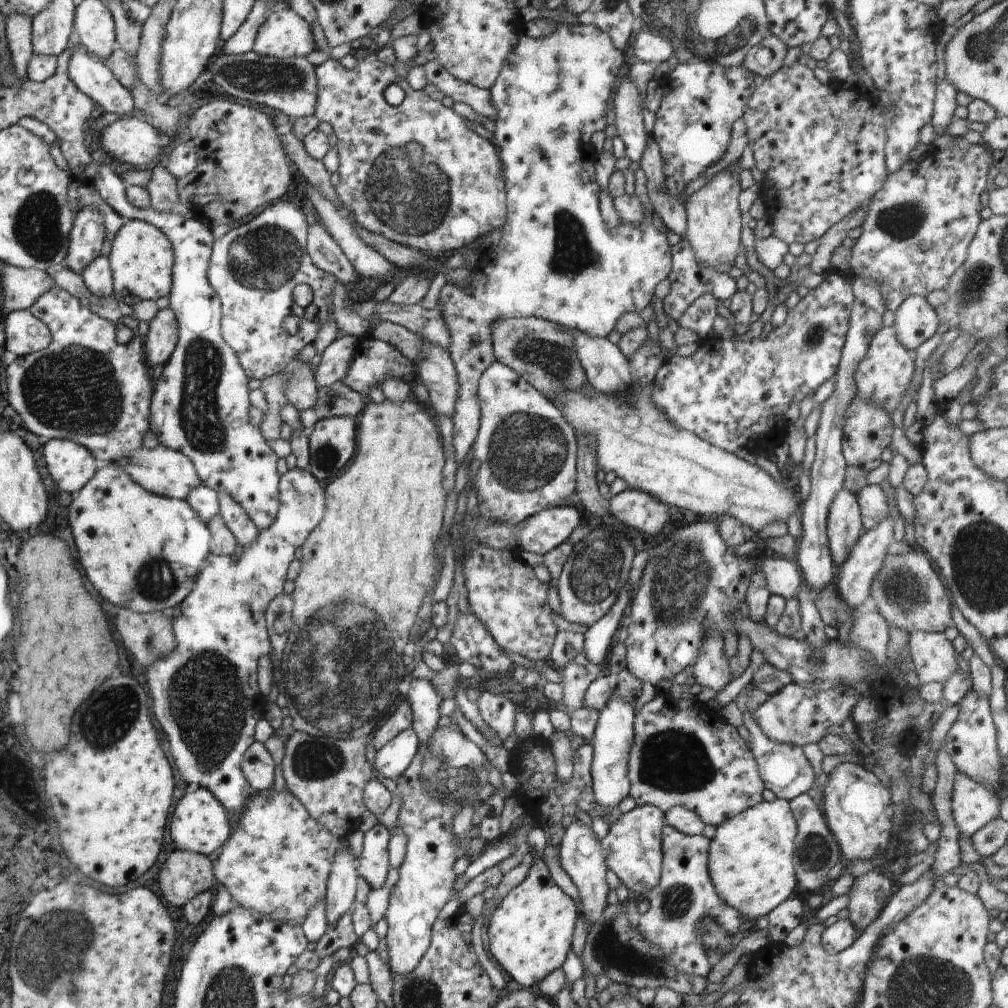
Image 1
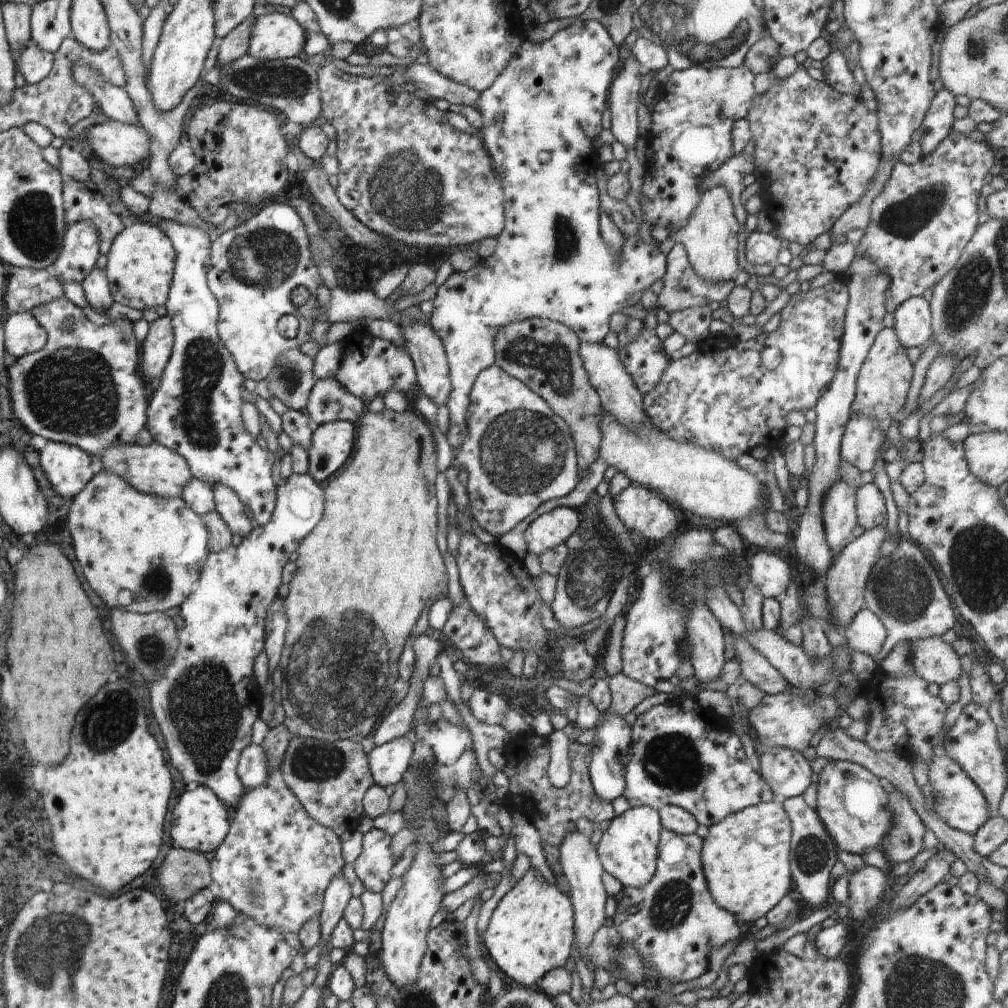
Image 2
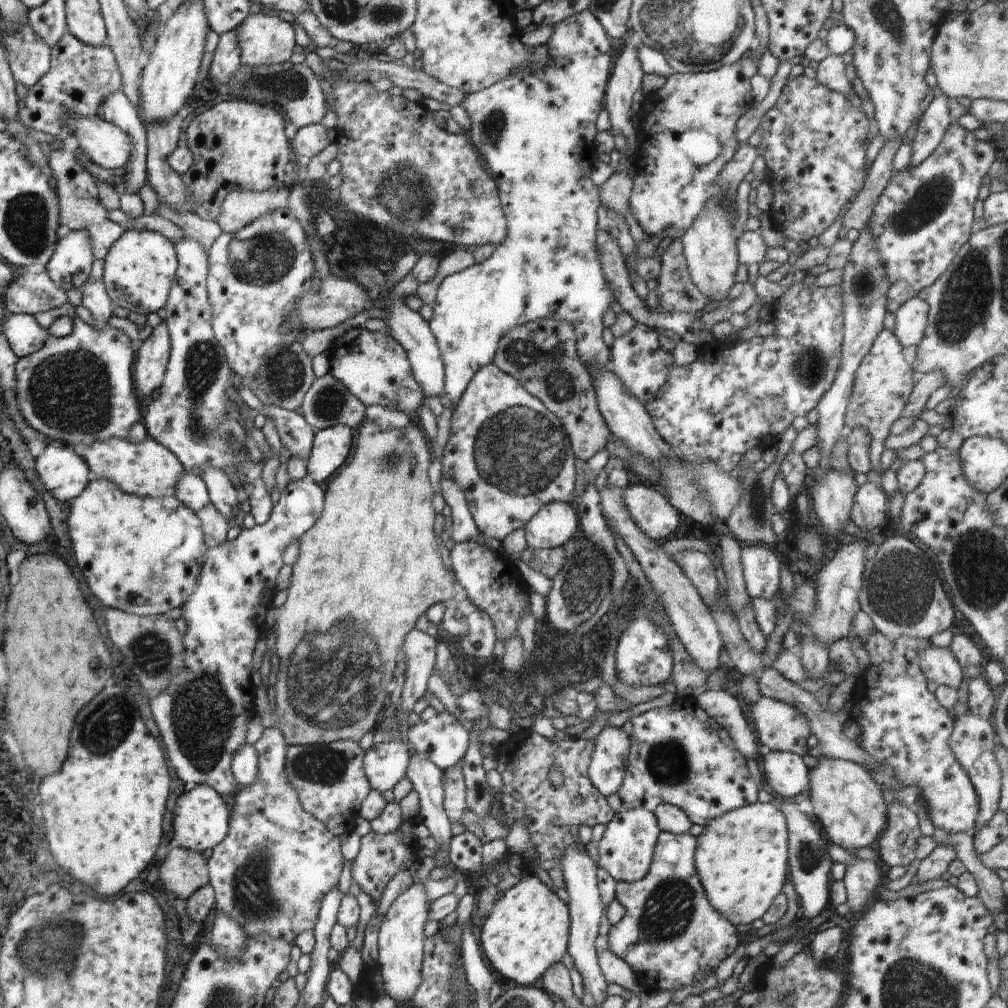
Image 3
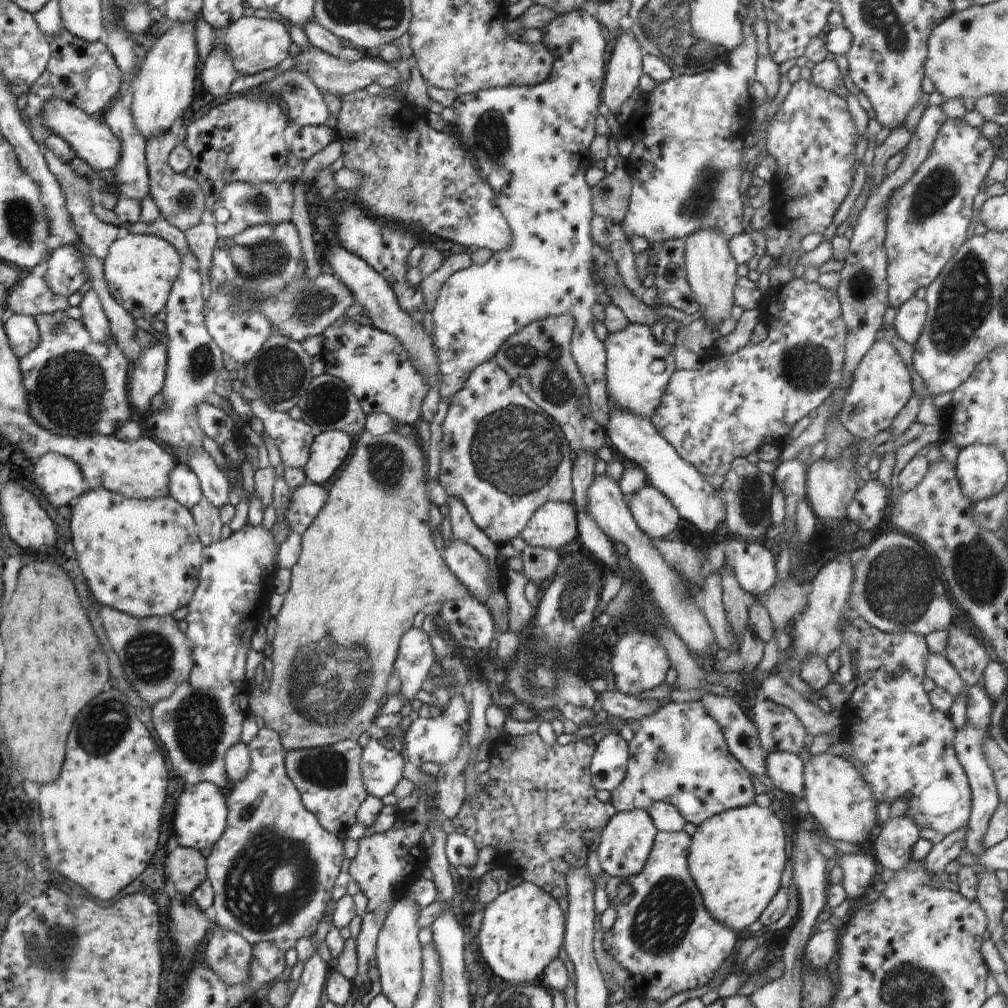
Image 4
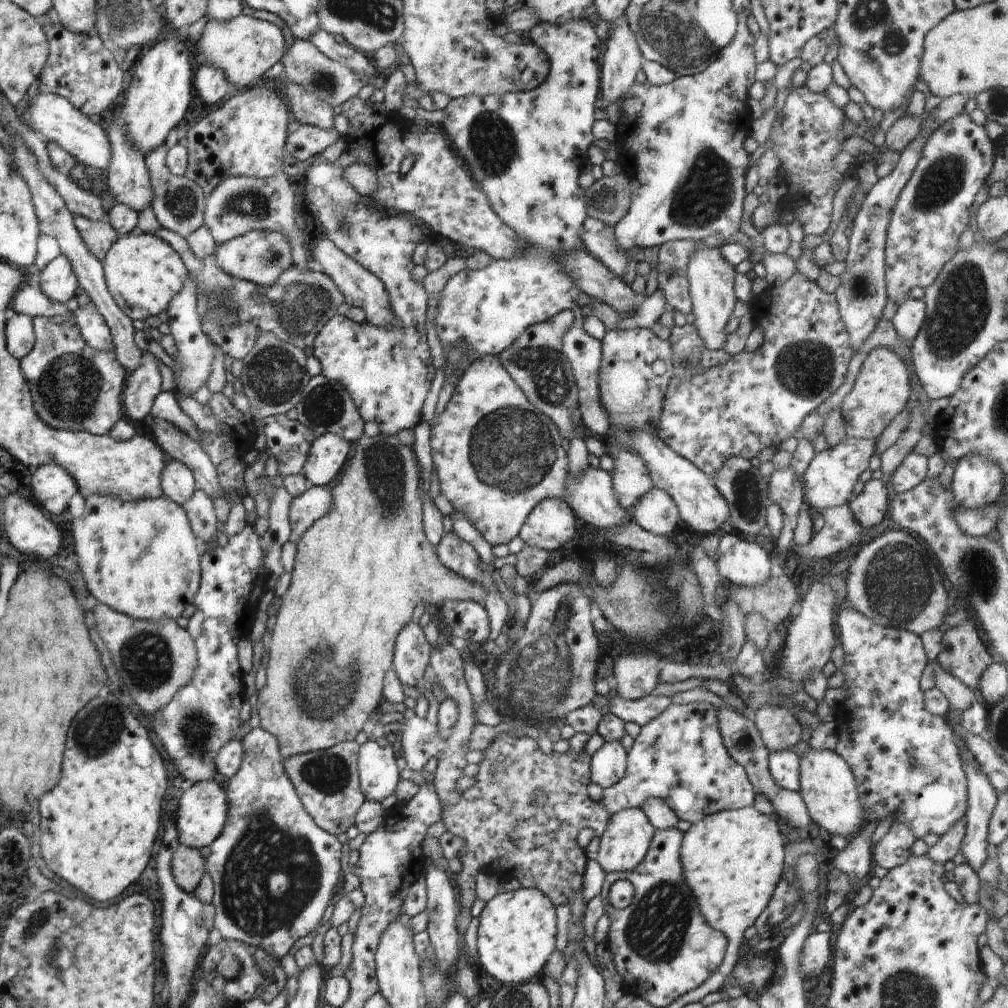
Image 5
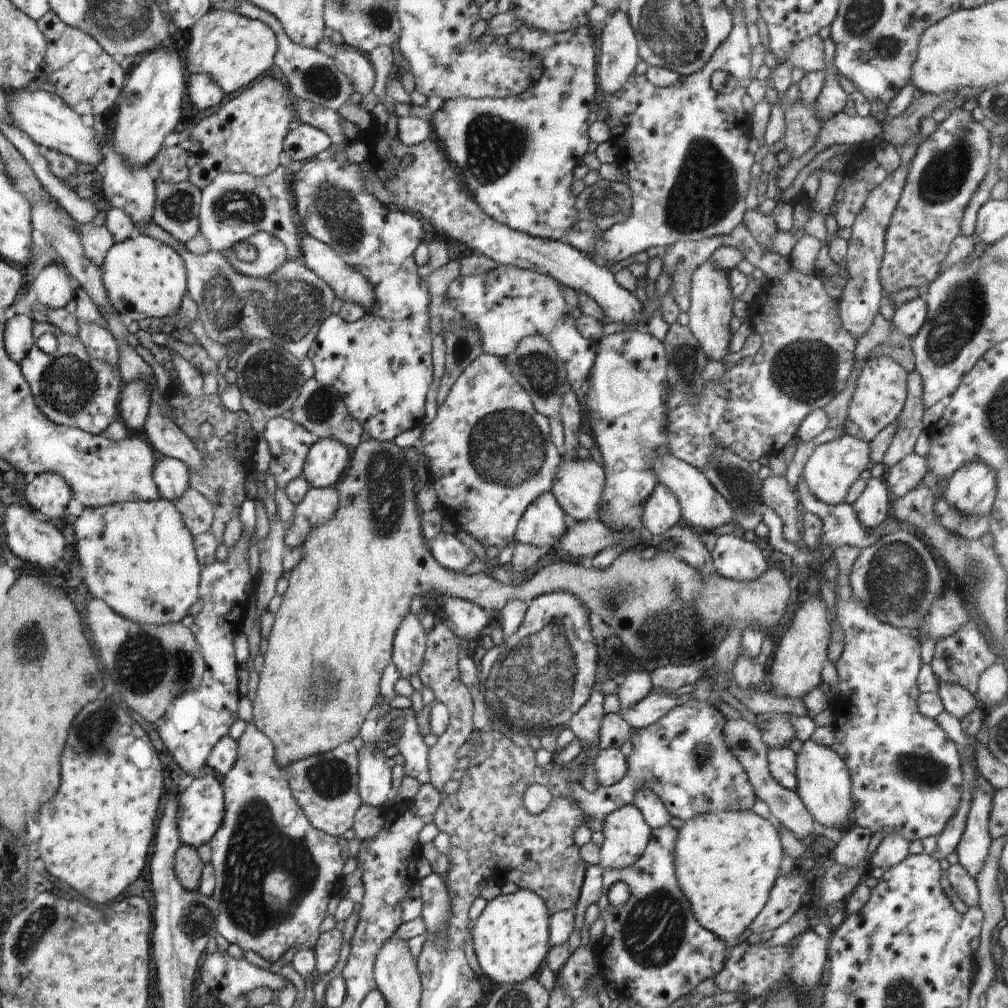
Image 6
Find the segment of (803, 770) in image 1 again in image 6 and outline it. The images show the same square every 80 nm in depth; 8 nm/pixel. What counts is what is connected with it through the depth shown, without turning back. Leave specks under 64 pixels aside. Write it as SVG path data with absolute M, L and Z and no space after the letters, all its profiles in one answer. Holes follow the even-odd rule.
M774 748L768 752L768 765L771 776L784 789L797 791L796 756L789 748Z

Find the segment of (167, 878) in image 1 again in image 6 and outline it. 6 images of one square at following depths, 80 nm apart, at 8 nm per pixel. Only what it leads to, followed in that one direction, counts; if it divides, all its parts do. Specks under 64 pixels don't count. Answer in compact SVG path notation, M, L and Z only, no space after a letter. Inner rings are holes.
M184 845L175 856L175 874L184 889L198 891L204 862L192 845Z

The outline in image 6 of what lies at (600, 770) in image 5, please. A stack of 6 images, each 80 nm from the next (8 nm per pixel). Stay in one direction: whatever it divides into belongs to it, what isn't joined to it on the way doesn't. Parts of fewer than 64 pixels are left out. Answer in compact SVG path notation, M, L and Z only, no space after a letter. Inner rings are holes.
M620 748L600 749L594 758L594 772L601 787L610 787L626 776L627 759Z

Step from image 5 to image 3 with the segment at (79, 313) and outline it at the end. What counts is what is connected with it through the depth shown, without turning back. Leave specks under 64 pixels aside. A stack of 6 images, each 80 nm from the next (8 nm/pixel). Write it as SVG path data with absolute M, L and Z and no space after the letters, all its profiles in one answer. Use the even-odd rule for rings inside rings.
M86 281L80 289L83 294L81 305L94 318L93 327L99 331L104 330L108 326L108 318L113 315L114 305L111 303L103 281Z

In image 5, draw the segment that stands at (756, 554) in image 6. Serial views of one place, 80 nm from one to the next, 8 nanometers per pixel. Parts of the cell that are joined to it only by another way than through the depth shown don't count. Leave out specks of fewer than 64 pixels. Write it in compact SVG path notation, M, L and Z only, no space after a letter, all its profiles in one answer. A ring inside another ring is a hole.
M726 535L718 546L718 571L721 579L732 585L756 588L771 576L769 554L757 542L746 542L736 535Z

